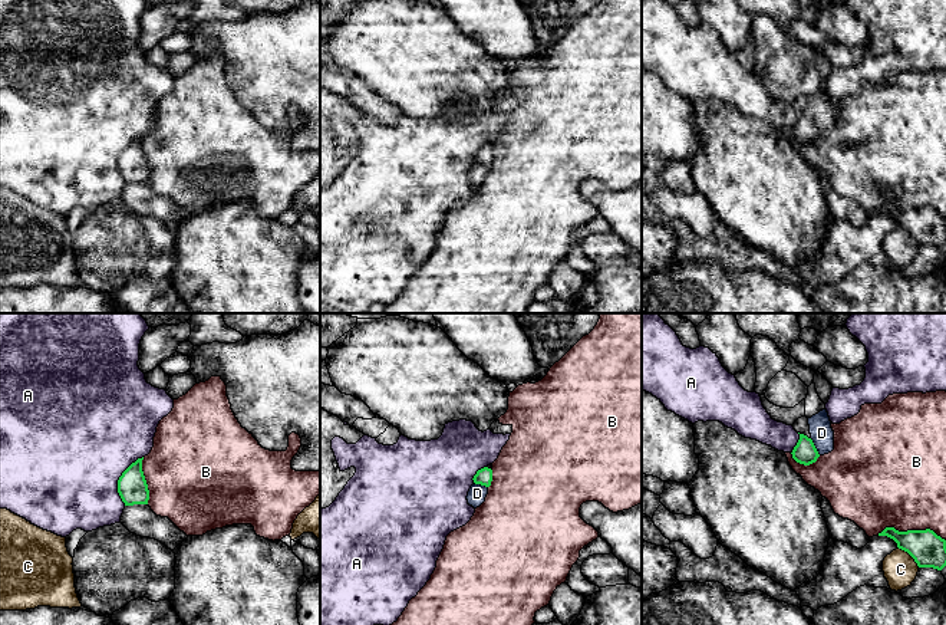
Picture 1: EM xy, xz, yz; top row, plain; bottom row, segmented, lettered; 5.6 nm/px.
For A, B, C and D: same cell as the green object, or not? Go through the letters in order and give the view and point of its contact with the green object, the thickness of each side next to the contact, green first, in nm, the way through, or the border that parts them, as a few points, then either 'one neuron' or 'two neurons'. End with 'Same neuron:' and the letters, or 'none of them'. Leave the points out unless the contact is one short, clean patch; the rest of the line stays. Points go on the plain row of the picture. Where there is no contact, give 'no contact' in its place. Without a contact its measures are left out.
A: contact xy (119, 157); calibres 170 and 480 nm; two neurons
B: contact yz (912, 209); calibres 200 and 460 nm; two neurons
C: contact yz (909, 232); calibres 200 and 190 nm; border yz (897, 224), (919, 244); two neurons
D: contact yz (814, 125); calibres 130 and 130 nm; way yz (804, 131), (814, 125), (821, 118), (821, 111); one neuron
Same neuron: D

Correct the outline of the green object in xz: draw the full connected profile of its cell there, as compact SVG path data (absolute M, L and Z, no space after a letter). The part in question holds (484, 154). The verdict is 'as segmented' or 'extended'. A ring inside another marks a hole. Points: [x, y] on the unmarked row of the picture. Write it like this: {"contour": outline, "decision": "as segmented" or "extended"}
{"contour": "M484 145L477 149L472 158L474 158L474 162L468 170L467 178L469 184L477 187L485 180L485 175L488 172L488 165L491 164L491 159L492 159L492 148L488 145Z", "decision": "extended"}

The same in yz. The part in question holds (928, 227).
{"contour": "M886 205L879 214L887 214L897 221L897 226L907 230L919 246L942 249L946 244L946 218L933 208L899 210Z", "decision": "as segmented"}

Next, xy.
{"contour": "M142 136L132 141L118 158L118 171L125 184L148 182L149 168L142 149Z", "decision": "as segmented"}

